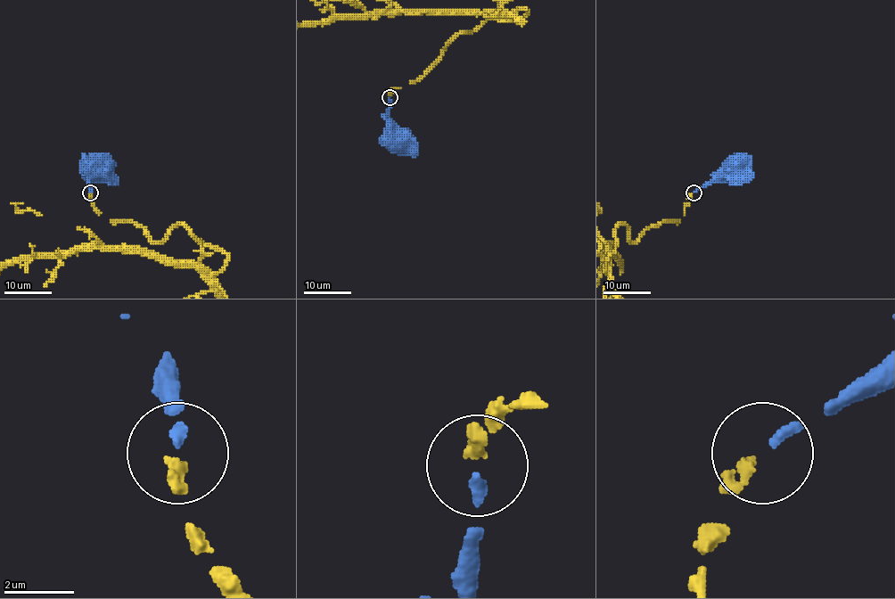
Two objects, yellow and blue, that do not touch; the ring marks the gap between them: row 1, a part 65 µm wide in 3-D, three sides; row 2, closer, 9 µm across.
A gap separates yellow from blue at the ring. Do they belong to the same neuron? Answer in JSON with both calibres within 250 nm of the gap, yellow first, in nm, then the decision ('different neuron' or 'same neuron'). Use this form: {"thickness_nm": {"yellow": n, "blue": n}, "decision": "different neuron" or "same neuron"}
{"thickness_nm": {"yellow": 320, "blue": 320}, "decision": "same neuron"}

